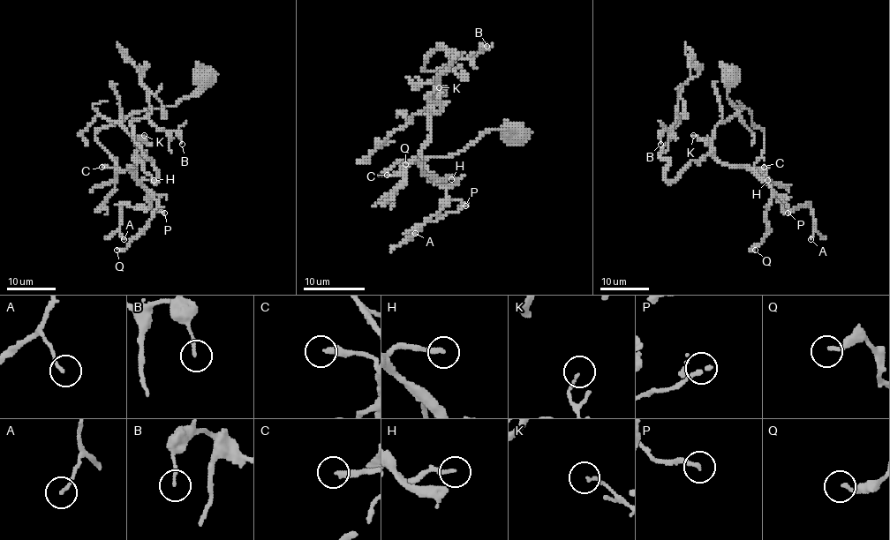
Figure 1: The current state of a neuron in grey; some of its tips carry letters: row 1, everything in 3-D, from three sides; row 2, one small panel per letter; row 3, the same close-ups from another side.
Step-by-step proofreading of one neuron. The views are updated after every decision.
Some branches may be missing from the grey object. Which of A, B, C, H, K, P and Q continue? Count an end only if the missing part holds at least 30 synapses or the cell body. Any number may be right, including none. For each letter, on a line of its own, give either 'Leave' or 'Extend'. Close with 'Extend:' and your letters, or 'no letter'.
A: Leave
B: Leave
C: Leave
H: Leave
K: Leave
P: Leave
Q: Leave
Extend: no letter

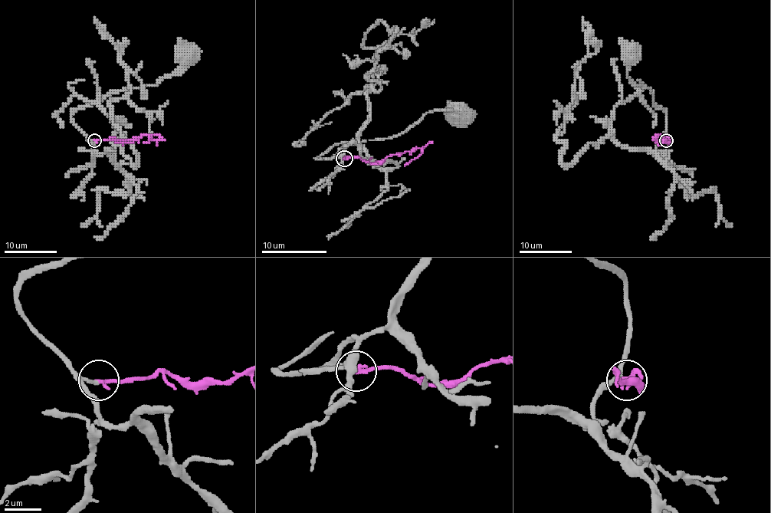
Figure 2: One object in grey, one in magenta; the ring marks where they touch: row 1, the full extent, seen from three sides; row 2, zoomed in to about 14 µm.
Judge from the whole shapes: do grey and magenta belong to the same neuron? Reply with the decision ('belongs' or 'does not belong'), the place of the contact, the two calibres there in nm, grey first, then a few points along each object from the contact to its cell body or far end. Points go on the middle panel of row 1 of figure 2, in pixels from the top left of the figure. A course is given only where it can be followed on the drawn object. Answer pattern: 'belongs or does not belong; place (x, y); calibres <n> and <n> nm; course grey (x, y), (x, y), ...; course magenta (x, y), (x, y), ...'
does not belong; place (344, 158); calibres 160 and 240 nm; course grey (344, 158), (315, 158), (339, 143), (396, 136), (428, 112), (455, 110), (458, 112); course magenta (344, 158), (382, 162), (388, 156), (426, 146), (405, 166)

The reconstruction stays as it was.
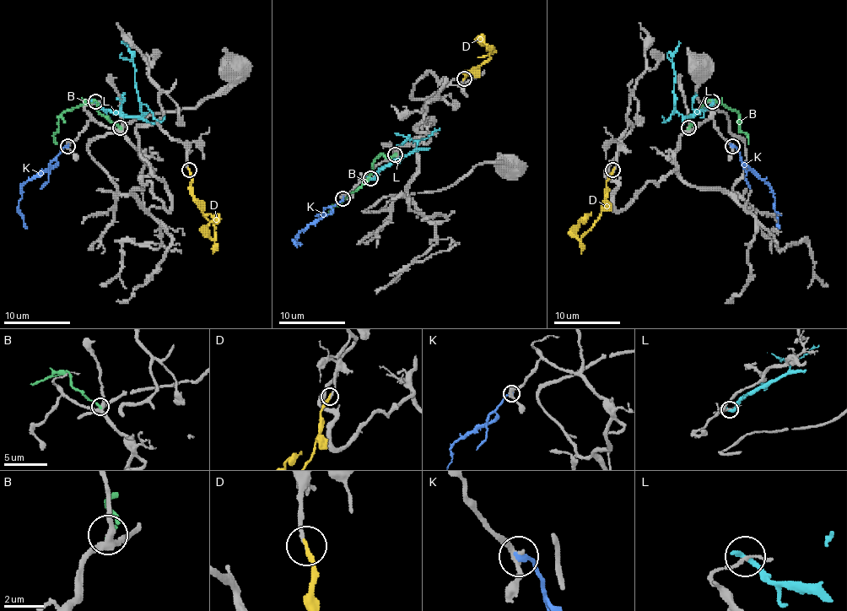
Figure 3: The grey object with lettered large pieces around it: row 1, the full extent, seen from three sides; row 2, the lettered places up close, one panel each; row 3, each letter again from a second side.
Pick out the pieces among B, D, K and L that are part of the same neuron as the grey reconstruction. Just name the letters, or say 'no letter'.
D

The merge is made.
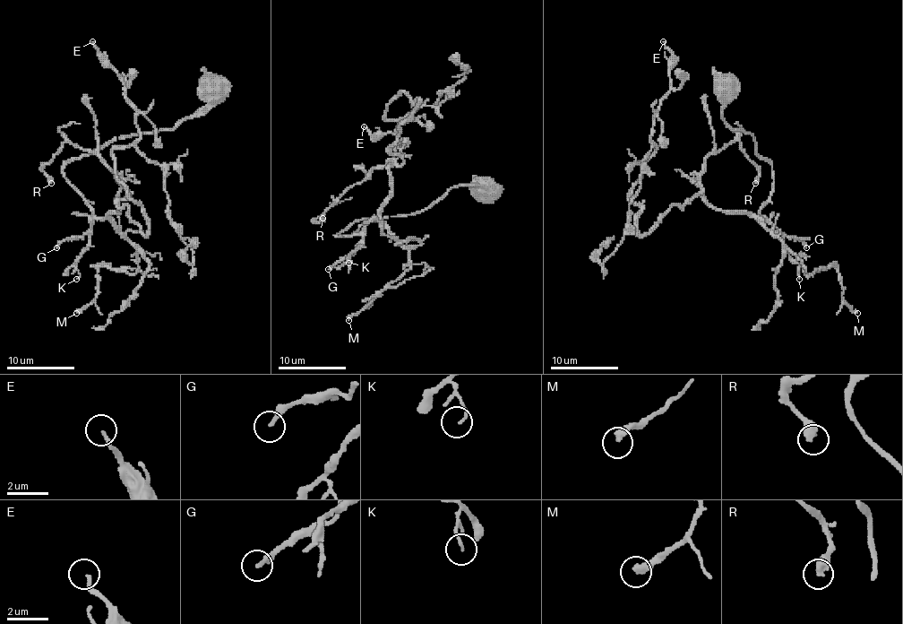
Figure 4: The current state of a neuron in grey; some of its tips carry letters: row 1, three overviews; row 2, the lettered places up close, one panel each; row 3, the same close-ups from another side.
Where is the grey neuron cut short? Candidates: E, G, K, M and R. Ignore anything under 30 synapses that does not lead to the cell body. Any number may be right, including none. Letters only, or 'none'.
E

